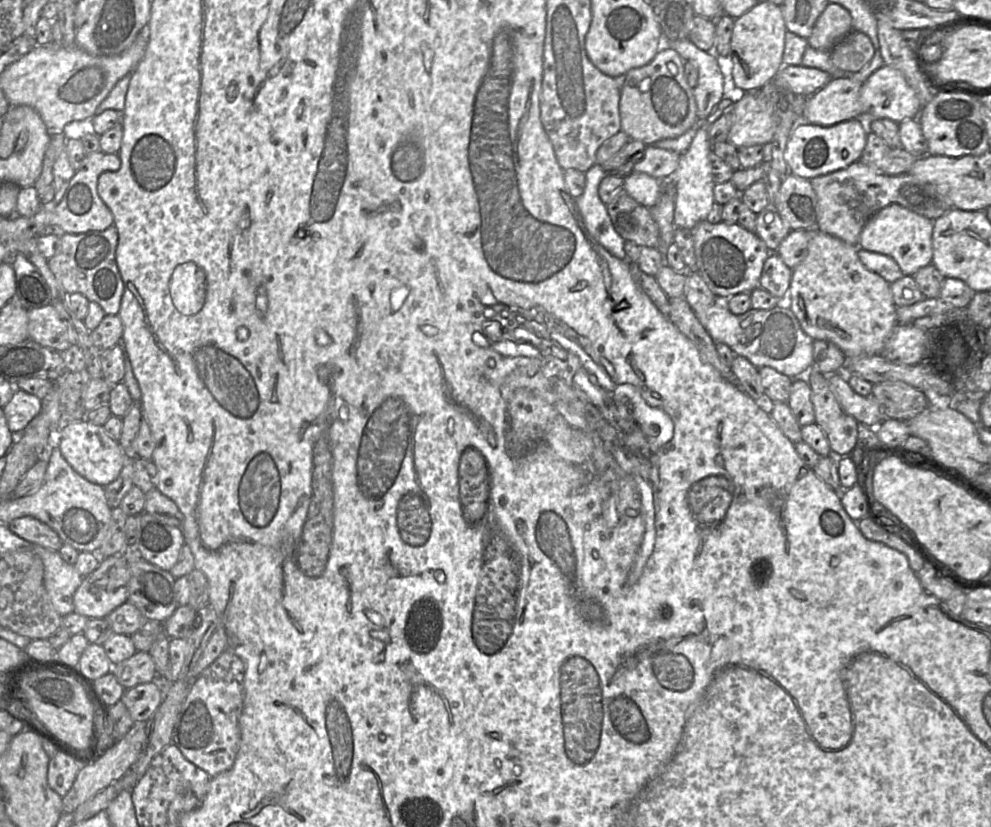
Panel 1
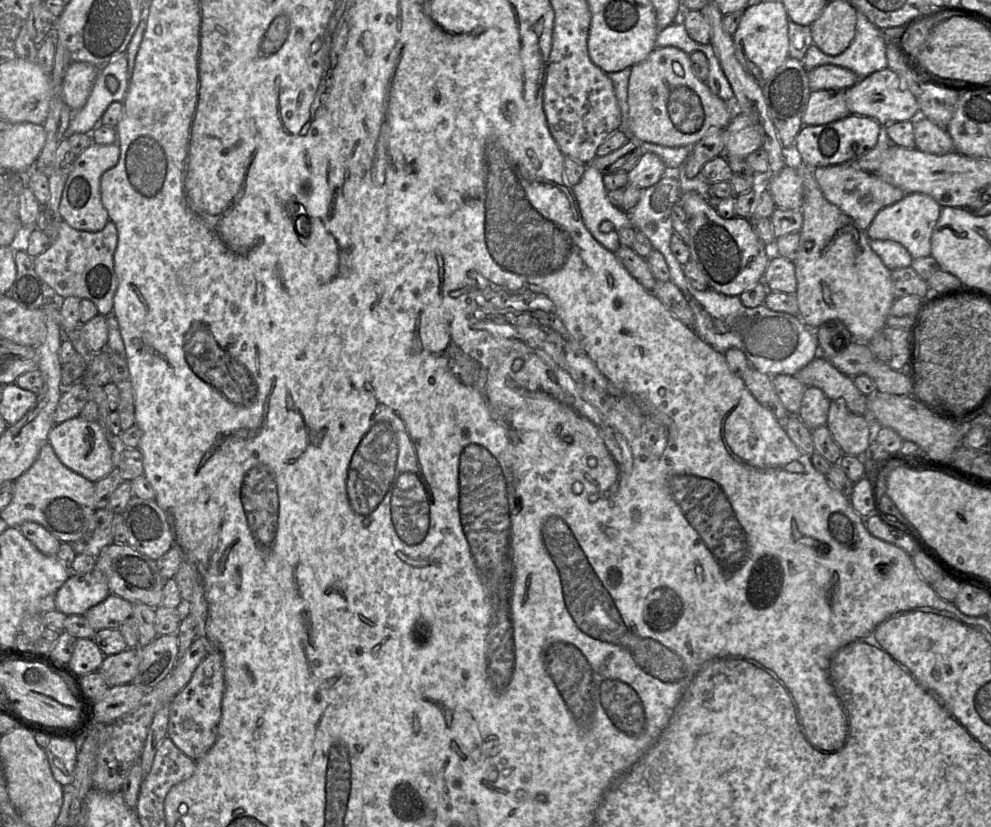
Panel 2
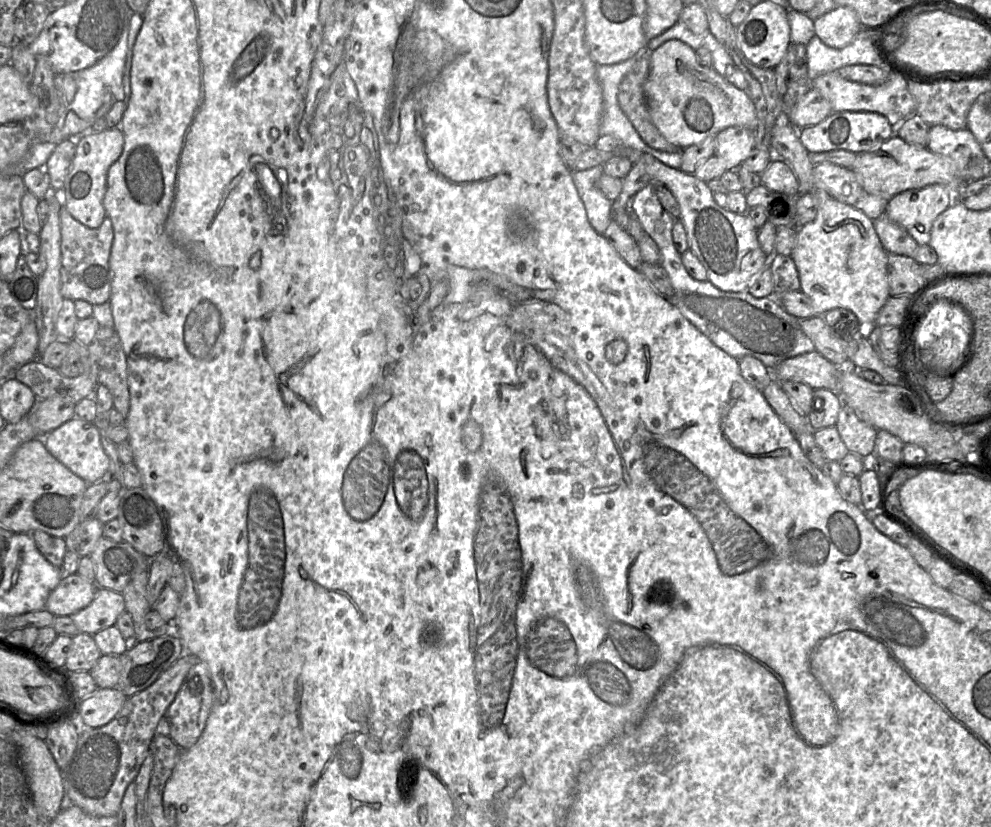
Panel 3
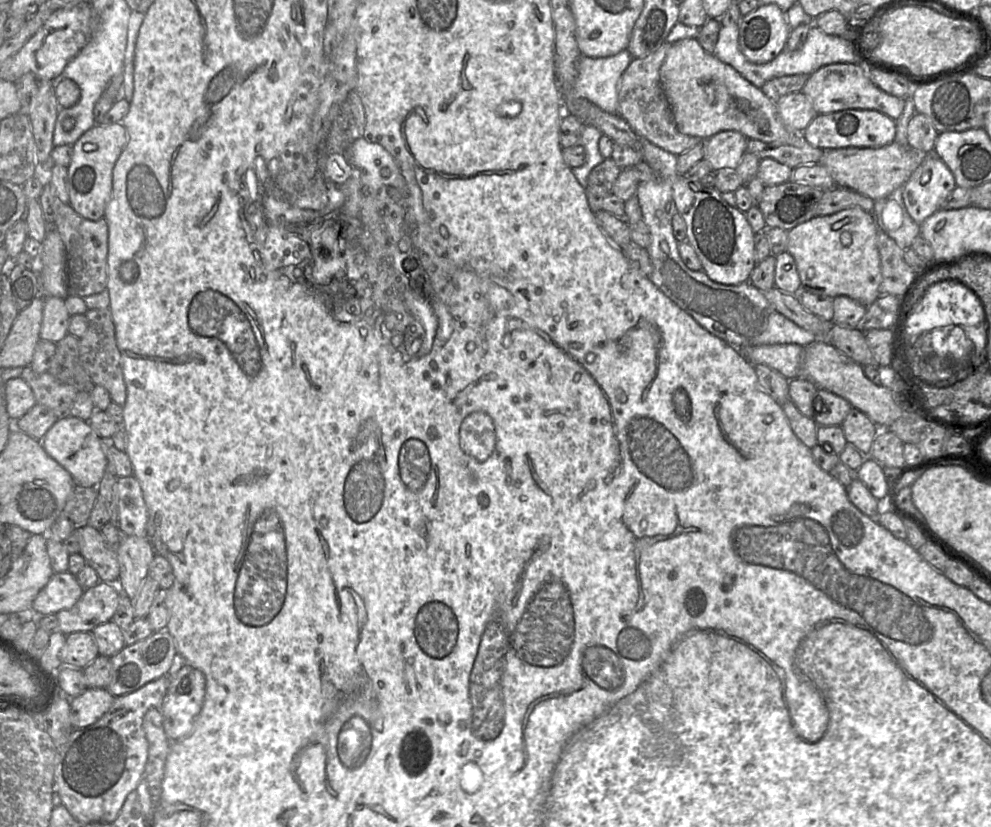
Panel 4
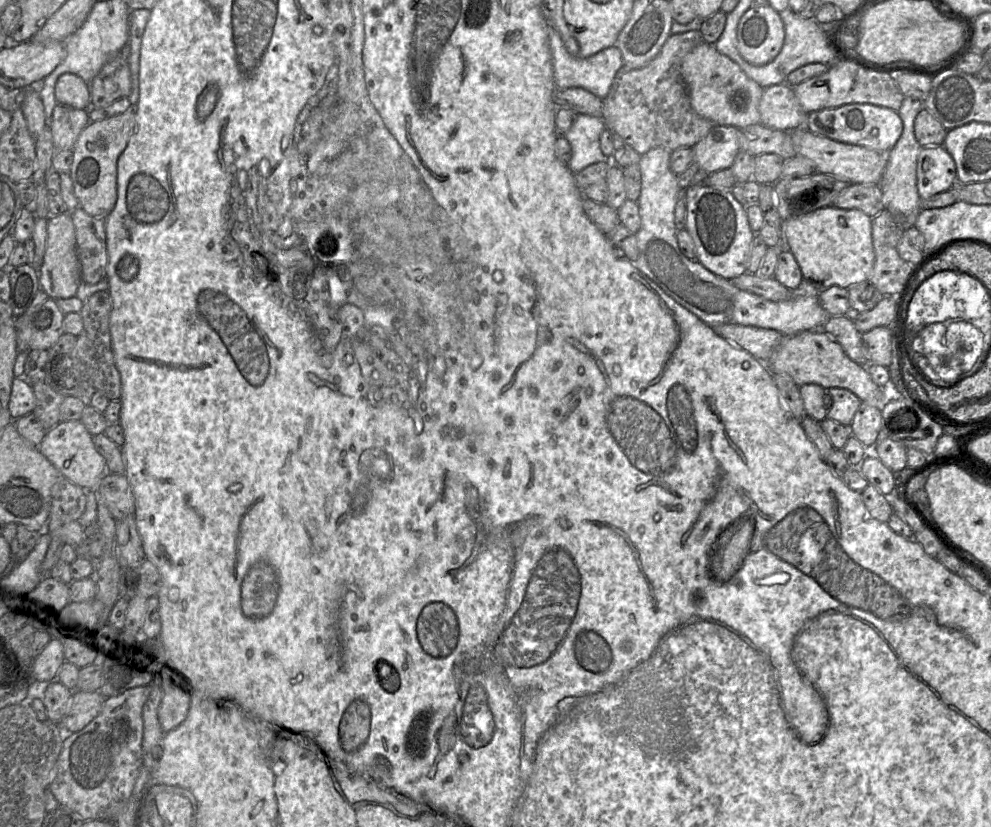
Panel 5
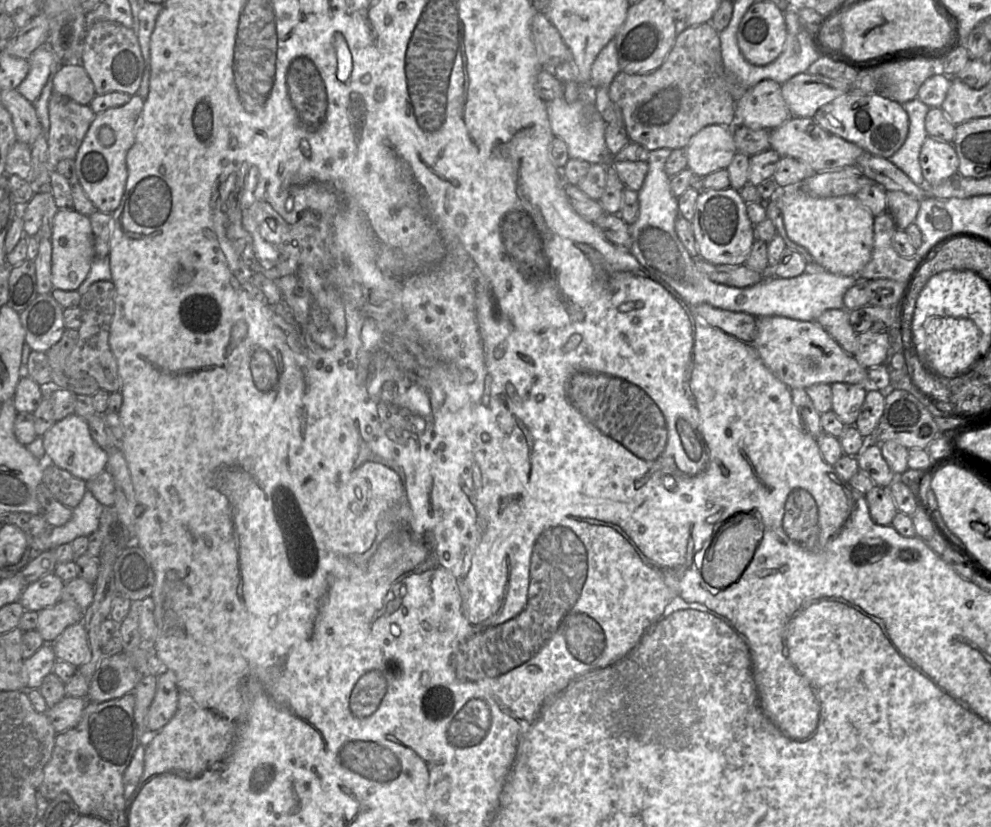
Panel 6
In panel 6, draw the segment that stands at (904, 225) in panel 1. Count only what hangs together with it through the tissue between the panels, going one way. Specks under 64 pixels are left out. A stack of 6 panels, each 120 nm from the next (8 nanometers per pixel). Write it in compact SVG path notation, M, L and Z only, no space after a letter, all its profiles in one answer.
M927 136L919 155L926 186L934 186L958 172L959 159L952 143Z

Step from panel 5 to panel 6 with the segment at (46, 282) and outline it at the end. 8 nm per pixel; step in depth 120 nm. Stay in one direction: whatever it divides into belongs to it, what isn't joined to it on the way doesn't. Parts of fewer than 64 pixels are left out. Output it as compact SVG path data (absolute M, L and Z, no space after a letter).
M58 209L53 220L51 236L51 279L54 289L77 290L87 277L95 258L94 235L87 215L74 209Z

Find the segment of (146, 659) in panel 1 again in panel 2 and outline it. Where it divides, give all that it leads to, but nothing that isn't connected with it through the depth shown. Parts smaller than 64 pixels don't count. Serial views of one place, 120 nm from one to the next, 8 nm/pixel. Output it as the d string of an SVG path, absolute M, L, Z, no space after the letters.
M138 648L126 649L118 654L105 656L98 672L109 687L130 684L138 672Z

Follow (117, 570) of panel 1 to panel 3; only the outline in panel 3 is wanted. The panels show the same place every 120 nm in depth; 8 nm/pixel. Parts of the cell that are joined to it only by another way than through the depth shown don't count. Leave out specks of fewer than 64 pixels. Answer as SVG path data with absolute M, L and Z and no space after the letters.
M64 574L49 594L45 609L54 616L71 616L88 606L97 590L96 583L78 575Z

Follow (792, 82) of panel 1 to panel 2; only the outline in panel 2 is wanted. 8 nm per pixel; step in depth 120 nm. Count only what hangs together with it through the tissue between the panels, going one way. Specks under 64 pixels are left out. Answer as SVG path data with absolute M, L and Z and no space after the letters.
M830 64L809 70L807 76L811 91L847 89L859 80L850 69Z

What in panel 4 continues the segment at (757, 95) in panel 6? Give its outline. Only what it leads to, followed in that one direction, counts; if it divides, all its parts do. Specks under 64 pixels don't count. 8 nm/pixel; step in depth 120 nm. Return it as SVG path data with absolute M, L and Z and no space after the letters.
M802 91L782 96L776 107L784 125L791 132L803 132L818 114L811 100Z

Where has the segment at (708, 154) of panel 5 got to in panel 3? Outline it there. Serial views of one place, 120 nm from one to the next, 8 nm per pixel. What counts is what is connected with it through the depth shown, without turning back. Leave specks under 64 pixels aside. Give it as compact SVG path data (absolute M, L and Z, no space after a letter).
M730 126L723 129L716 135L715 155L723 161L726 170L737 170L748 158L754 148L755 133L751 128L742 126Z

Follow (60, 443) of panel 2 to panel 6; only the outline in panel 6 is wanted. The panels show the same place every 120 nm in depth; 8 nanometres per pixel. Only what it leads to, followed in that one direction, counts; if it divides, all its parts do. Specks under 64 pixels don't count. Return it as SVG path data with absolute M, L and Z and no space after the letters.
M75 413L56 421L43 435L46 463L62 468L74 477L88 481L107 467L108 452L91 437L87 421Z

